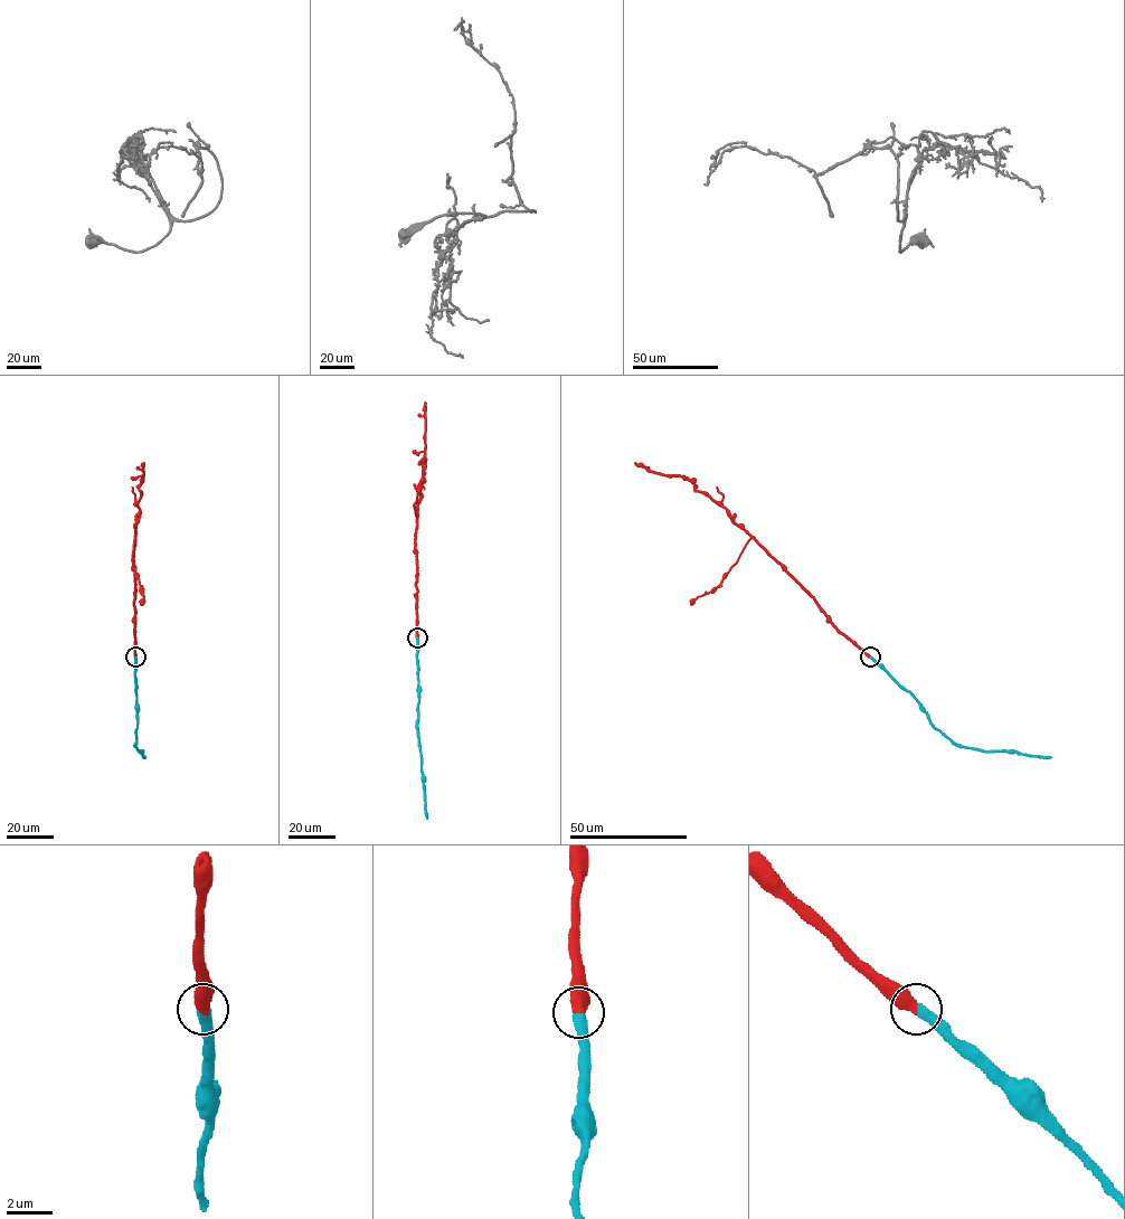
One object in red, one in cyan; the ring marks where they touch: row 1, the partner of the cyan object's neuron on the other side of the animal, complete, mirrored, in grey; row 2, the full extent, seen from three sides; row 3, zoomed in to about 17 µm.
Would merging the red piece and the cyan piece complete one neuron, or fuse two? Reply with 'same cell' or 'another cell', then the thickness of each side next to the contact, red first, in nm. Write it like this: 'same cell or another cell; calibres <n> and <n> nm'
same cell; calibres 550 and 480 nm

